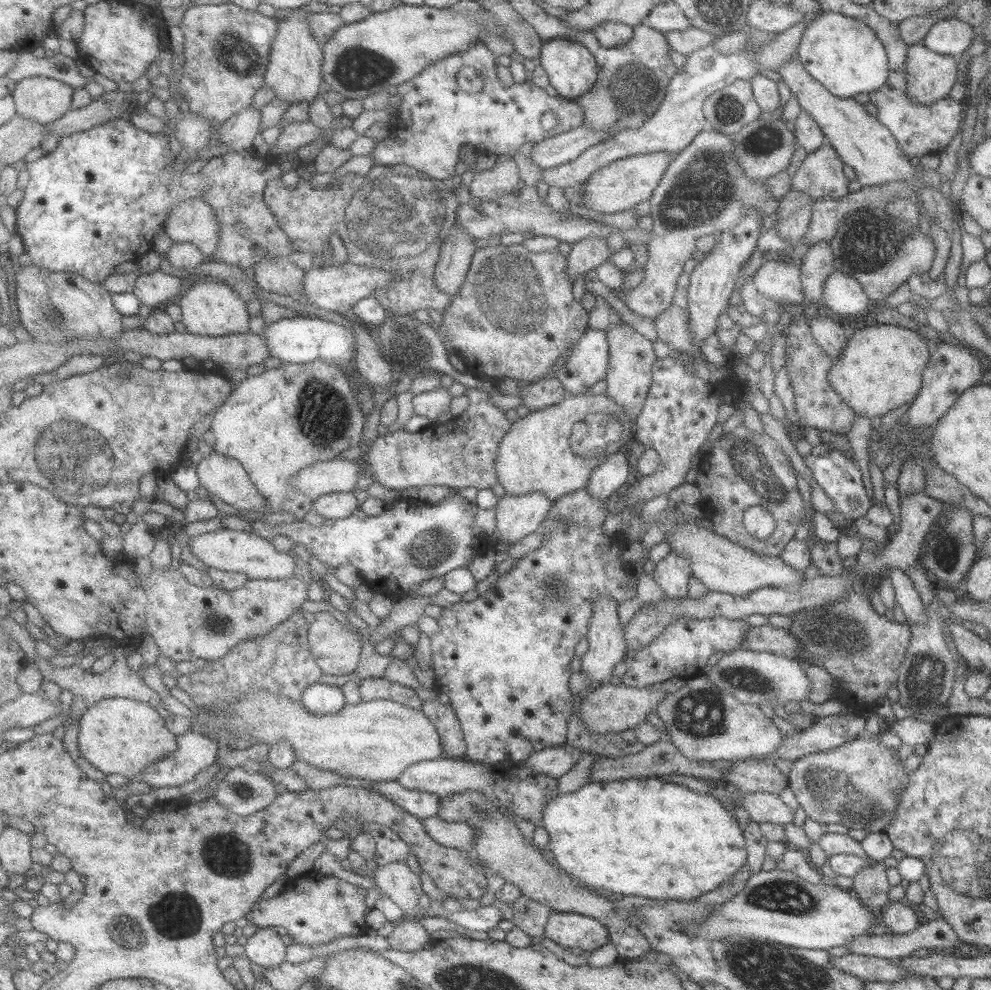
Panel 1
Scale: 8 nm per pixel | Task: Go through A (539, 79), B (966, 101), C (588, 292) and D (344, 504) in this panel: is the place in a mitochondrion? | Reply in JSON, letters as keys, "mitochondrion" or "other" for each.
{"A":"other","B":"other","C":"other","D":"other"}

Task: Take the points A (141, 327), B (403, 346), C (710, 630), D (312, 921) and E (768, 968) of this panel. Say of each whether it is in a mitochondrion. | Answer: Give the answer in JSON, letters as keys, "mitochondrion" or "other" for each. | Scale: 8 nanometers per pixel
{"A":"other","B":"mitochondrion","C":"other","D":"other","E":"mitochondrion"}

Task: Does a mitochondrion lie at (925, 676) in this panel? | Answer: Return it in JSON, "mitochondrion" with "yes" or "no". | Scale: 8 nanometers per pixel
{"mitochondrion":"yes"}

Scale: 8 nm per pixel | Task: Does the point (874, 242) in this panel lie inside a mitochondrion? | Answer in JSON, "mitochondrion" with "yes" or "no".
{"mitochondrion":"yes"}

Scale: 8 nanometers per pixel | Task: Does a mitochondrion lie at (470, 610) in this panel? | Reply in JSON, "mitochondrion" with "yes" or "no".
{"mitochondrion":"no"}

